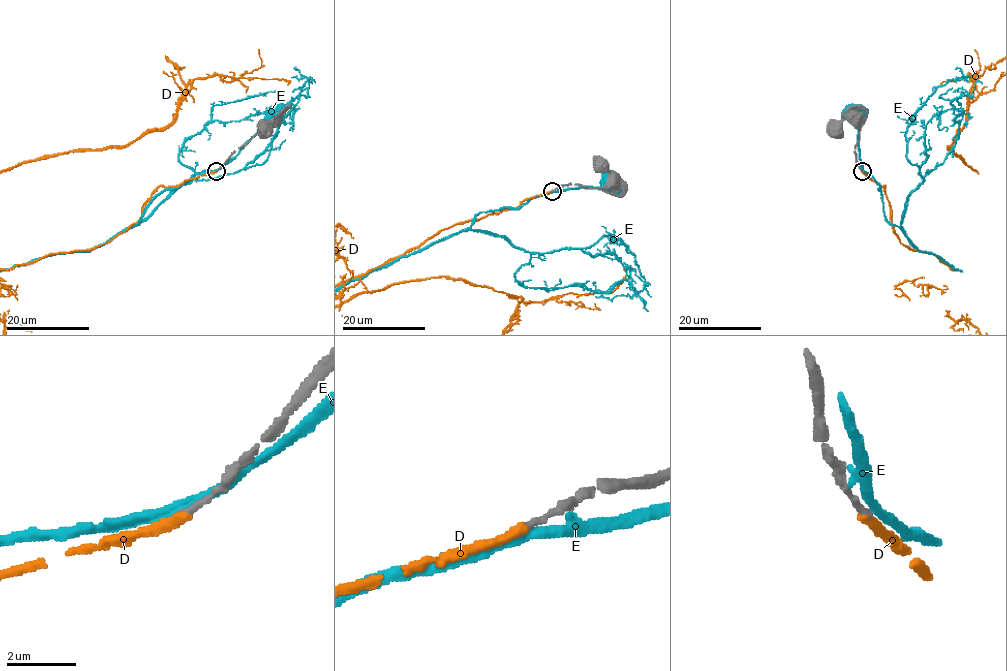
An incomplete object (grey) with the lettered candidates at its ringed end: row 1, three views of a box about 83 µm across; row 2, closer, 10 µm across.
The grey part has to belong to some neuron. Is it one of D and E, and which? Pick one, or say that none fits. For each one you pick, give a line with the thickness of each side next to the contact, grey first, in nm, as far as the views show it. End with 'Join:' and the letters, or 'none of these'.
D: Thickness 220 nm (grey) against 300 nm
Join: D

